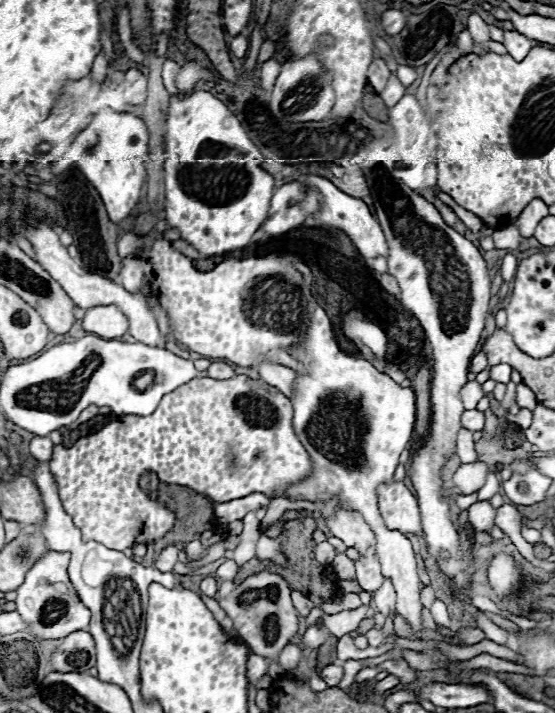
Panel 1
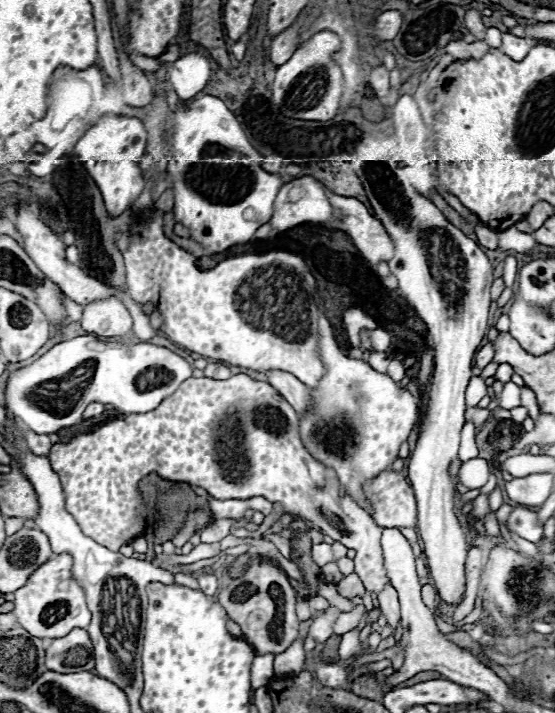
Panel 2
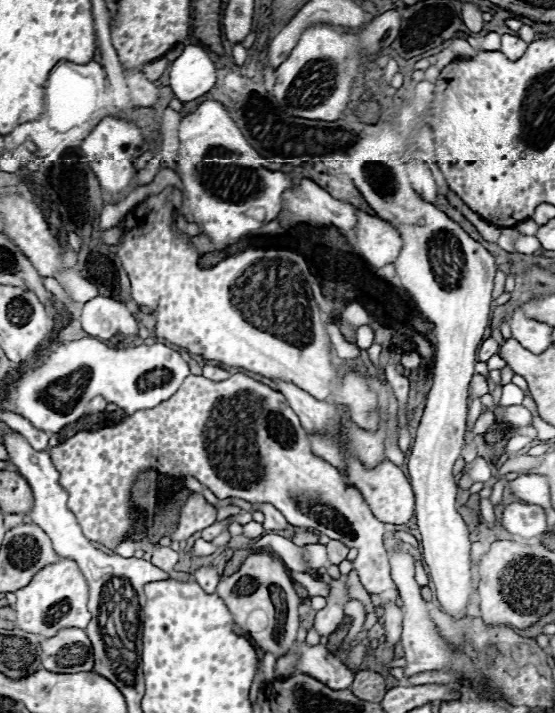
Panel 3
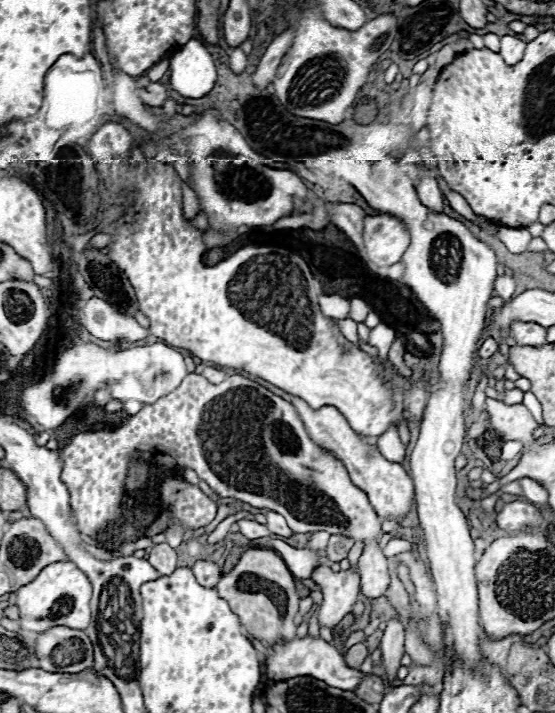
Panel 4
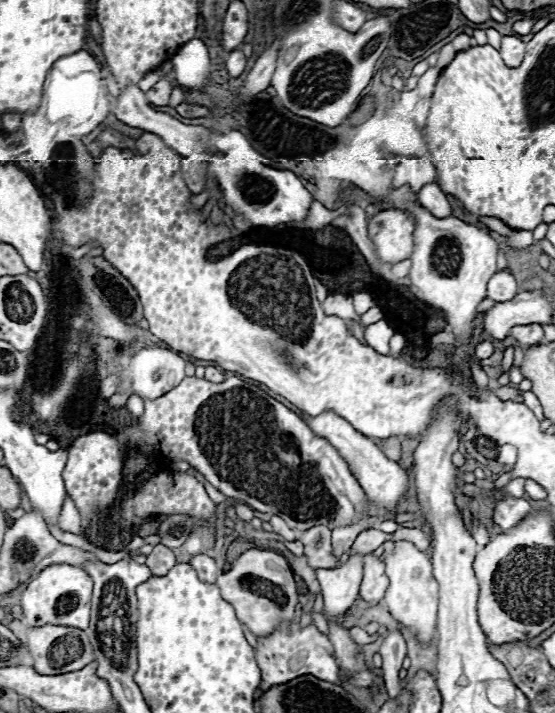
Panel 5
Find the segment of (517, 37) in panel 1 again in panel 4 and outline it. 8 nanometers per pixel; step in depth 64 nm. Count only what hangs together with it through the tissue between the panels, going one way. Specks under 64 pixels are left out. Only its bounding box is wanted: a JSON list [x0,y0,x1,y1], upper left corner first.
[500,36,526,64]

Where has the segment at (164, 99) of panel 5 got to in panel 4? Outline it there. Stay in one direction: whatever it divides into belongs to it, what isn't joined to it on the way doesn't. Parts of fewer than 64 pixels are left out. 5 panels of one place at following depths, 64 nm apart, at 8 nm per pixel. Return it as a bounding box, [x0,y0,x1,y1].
[138,82,166,106]

